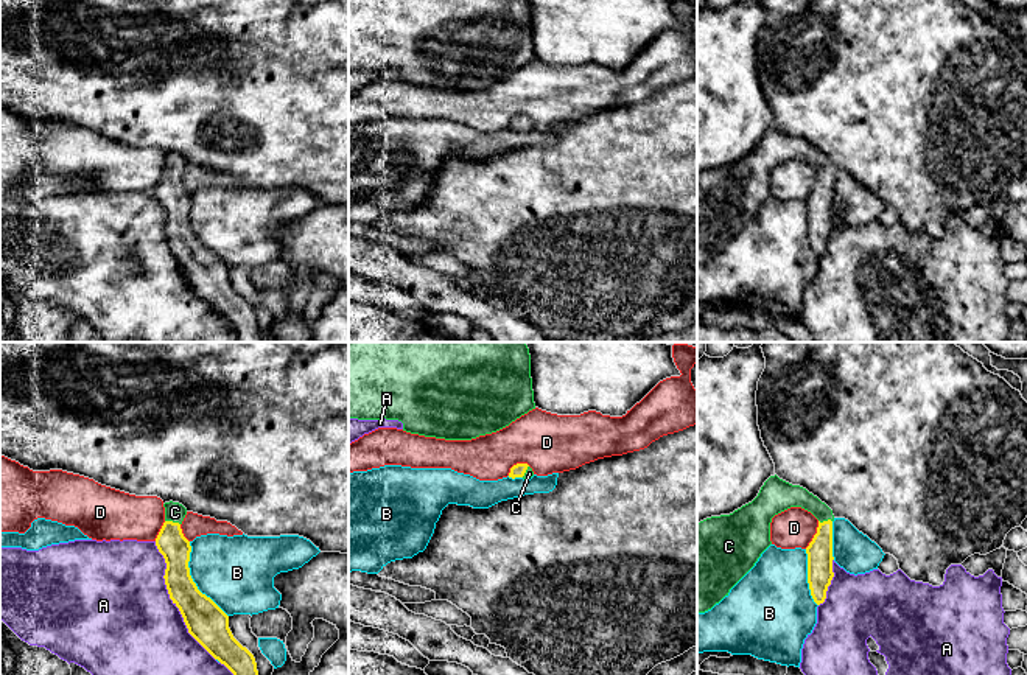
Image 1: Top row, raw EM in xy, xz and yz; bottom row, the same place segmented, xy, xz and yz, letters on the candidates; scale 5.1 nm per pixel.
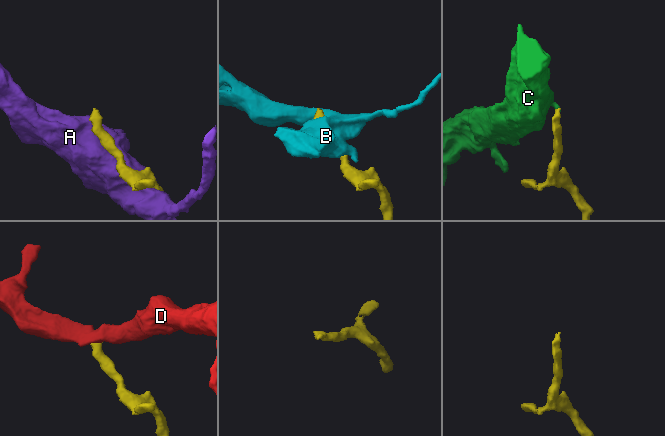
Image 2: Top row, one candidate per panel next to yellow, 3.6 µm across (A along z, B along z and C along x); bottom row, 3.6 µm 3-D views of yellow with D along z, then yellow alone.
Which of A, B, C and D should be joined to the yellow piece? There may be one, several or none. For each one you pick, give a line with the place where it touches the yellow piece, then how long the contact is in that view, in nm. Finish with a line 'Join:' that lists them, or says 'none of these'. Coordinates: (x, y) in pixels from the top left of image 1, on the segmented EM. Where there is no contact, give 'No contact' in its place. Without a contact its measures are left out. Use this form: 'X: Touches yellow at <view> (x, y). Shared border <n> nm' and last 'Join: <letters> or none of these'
C: Touches yellow at xy (171, 521). Shared border 80 nm
Join: C

